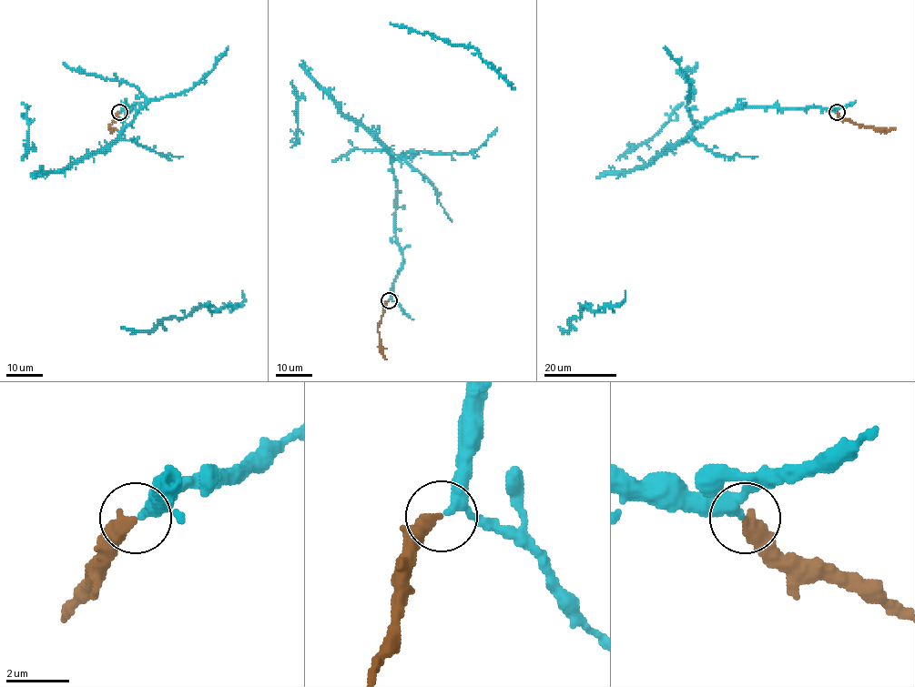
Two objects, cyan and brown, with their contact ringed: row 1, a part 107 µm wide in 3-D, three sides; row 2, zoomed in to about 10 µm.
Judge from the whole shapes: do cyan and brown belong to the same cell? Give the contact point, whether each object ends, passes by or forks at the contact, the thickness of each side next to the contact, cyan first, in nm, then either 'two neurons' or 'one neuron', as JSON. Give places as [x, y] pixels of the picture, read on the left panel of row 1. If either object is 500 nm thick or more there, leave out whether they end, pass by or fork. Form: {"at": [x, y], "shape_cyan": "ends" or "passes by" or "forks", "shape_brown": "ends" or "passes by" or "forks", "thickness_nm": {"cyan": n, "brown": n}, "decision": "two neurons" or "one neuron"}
{"at": [119, 112], "shape_cyan": "passes by", "shape_brown": "ends", "thickness_nm": {"cyan": 260, "brown": 400}, "decision": "one neuron"}

